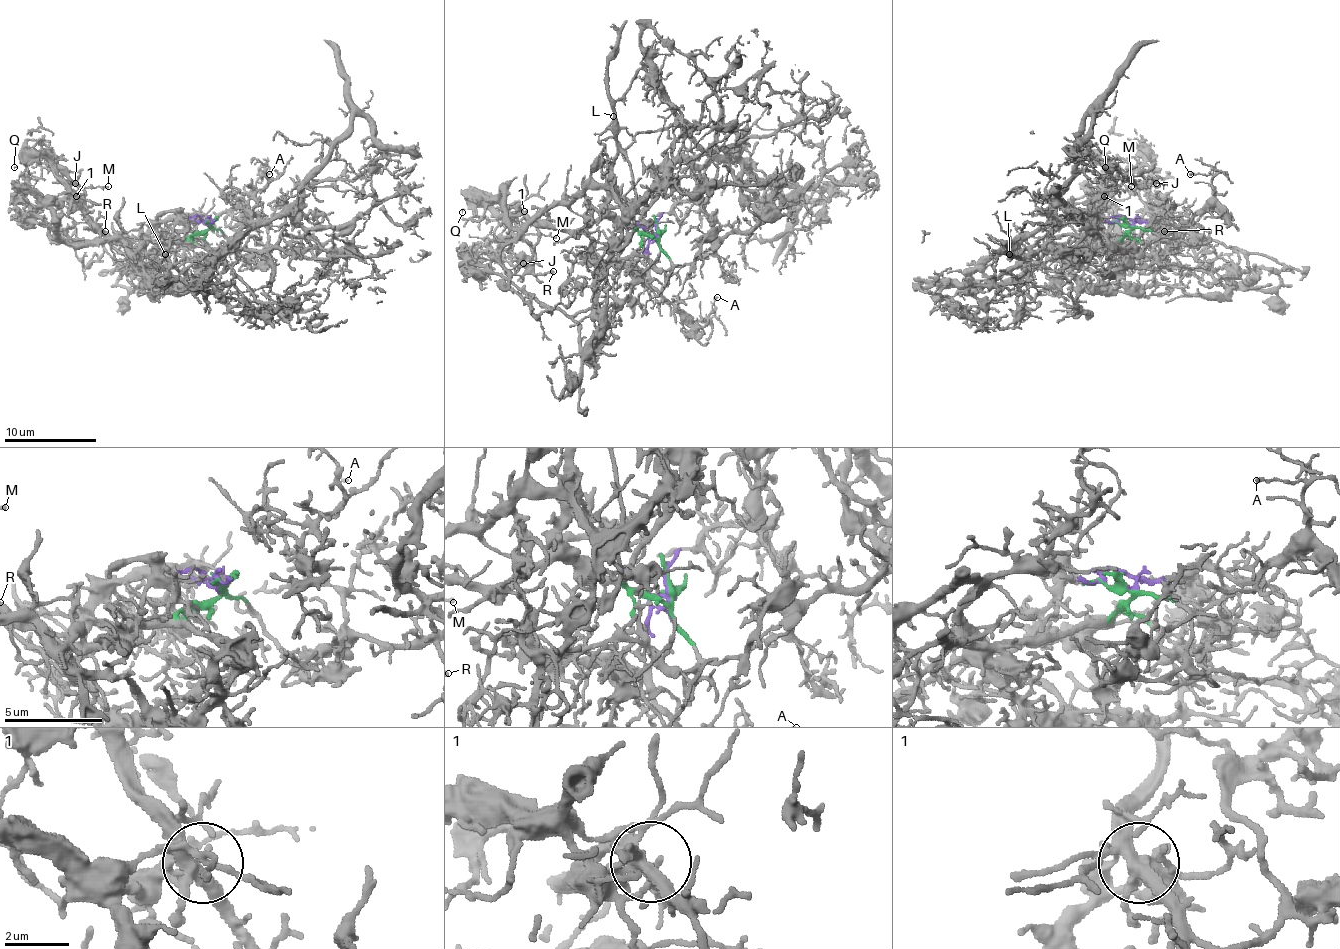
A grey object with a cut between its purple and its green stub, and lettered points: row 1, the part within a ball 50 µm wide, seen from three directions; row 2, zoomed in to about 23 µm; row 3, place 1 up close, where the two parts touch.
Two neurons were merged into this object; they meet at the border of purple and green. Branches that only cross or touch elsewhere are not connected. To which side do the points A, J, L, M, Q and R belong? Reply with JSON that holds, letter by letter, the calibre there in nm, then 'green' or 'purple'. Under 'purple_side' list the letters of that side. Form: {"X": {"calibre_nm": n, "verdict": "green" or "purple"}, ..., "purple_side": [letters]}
{"A": {"calibre_nm": 150, "verdict": "purple"}, "J": {"calibre_nm": 140, "verdict": "green"}, "L": {"calibre_nm": 120, "verdict": "green"}, "M": {"calibre_nm": 150, "verdict": "green"}, "Q": {"calibre_nm": 90, "verdict": "green"}, "R": {"calibre_nm": 170, "verdict": "green"}, "purple_side": ["A"]}

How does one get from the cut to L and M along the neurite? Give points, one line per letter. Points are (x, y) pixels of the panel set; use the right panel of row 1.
L: (1124, 224), (1129, 228), (1120, 240), (1111, 240), (1101, 249), (1060, 252), (1032, 270), (1020, 265), (1009, 254)
M: (1124, 224), (1129, 228), (1111, 249), (1120, 252), (1120, 224), (1134, 222), (1145, 205), (1129, 191), (1131, 187)

